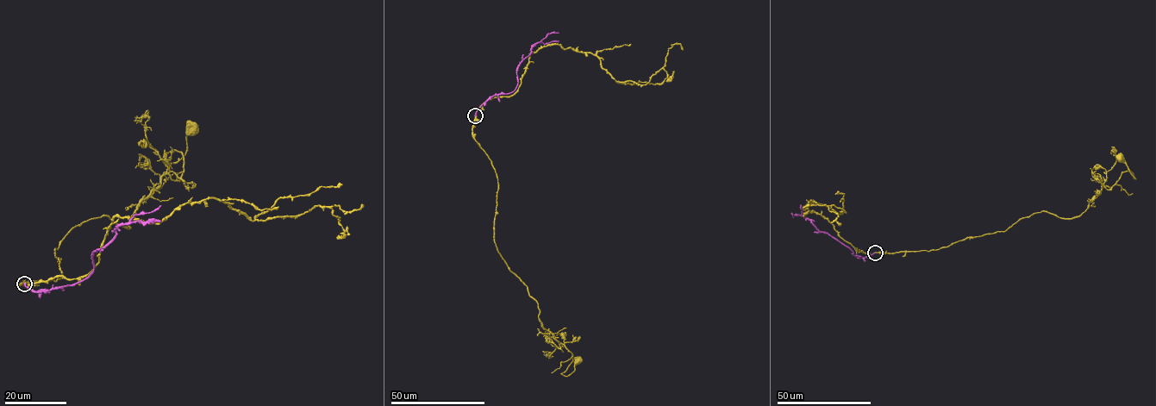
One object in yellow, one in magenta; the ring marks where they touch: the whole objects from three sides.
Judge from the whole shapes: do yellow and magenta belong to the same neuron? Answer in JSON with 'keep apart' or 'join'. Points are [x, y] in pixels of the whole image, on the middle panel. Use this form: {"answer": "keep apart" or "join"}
{"answer": "keep apart"}

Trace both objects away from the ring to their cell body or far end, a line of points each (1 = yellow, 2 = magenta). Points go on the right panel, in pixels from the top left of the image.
1: (875, 252), (937, 250), (1006, 231), (1041, 211), (1079, 216), (1121, 174), (1130, 171), (1135, 178), (1121, 157)
2: (875, 252), (858, 257), (848, 246), (821, 232), (802, 215), (800, 204)

